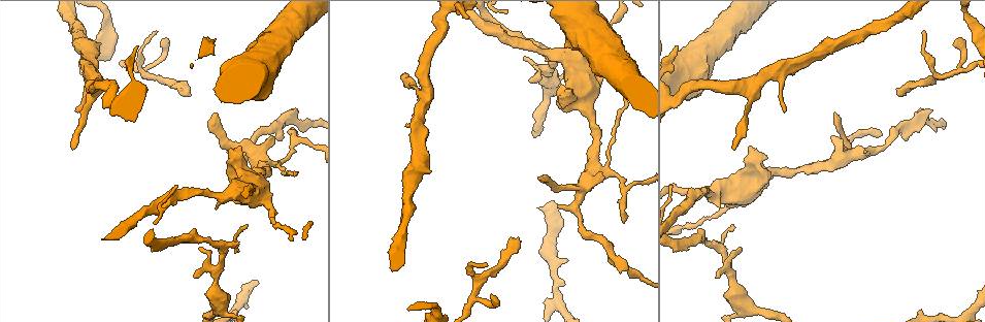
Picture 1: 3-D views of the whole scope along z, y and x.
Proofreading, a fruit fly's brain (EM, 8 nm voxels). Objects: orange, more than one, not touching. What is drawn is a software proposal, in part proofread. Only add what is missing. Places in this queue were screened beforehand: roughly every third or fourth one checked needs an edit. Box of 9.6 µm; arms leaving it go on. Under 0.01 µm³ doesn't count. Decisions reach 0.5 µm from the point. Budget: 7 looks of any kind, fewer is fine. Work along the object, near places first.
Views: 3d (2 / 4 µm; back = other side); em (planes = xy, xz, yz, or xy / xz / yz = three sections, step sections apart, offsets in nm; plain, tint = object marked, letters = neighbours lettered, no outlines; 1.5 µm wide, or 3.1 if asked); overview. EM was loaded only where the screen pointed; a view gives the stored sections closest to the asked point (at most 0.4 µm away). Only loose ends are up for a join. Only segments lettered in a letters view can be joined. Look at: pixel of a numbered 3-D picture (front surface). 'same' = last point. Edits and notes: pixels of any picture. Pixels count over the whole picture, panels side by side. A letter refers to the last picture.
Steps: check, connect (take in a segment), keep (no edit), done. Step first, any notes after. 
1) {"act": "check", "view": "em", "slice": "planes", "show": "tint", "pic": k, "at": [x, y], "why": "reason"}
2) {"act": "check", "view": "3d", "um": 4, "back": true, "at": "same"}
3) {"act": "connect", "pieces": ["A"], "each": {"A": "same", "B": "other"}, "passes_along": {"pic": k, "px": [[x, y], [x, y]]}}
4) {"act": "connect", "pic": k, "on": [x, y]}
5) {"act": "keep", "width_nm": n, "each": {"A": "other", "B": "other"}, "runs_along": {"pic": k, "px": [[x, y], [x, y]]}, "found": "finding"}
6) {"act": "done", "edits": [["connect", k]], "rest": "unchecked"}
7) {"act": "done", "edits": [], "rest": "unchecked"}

{"act": "check", "view": "em", "slice": "planes", "show": "letters", "pic": 1, "at": [881, 134], "why": "branch stops here"}

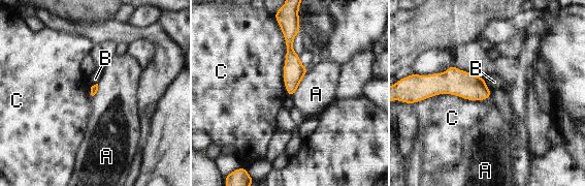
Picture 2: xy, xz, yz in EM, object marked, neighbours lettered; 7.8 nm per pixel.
{"act": "keep", "longest_contact_nm": ["C", 550], "each": {"A": "other", "B": "other", "C": "other"}, "border": {"pic": 2, "px": [[309, 68], [296, 91], [291, 96]]}, "found": "none of them fits"}

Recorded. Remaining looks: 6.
{"act": "check", "view": "em", "slice": "xy", "step": 8, "show": "letters", "pic": 1, "at": [238, 250], "why": "an open end"}

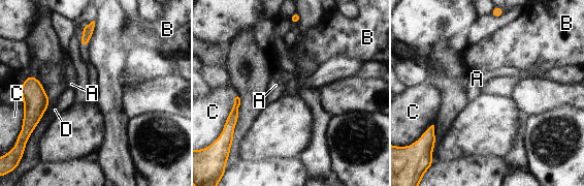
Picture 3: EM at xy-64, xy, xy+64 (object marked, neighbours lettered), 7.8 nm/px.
{"act": "check", "view": "em", "slice": "planes", "show": "letters", "at": "same", "why": "another direction"}

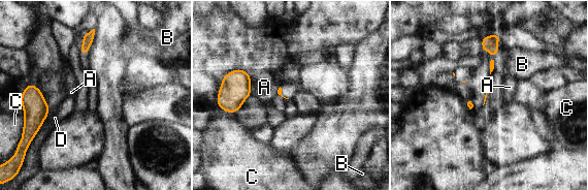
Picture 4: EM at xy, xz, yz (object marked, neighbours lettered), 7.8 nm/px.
{"act": "keep", "each": {"A": "other", "B": "other", "C": "other", "D": "other"}, "border": {"pic": 4, "px": [[250, 78], [251, 94]]}, "found": "no lettered segment goes on from it"}

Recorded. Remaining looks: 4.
{"act": "check", "view": "em", "slice": "xy", "step": 8, "show": "tint", "pic": 1, "at": [490, 296], "why": "tapers out"}

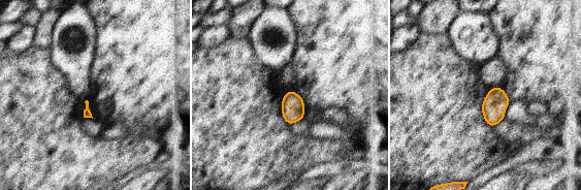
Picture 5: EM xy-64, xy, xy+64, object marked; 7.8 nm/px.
{"act": "check", "view": "em", "slice": "planes", "show": "letters", "at": "same"}

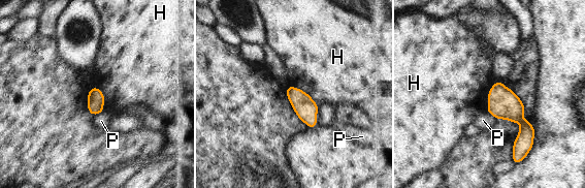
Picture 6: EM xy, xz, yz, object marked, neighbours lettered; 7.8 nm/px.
{"act": "keep", "width_nm": 140, "each": {"H": "other", "P": "other"}, "found": "none of them fits"}

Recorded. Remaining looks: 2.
{"act": "done", "edits": [], "rest": "unchecked"}

